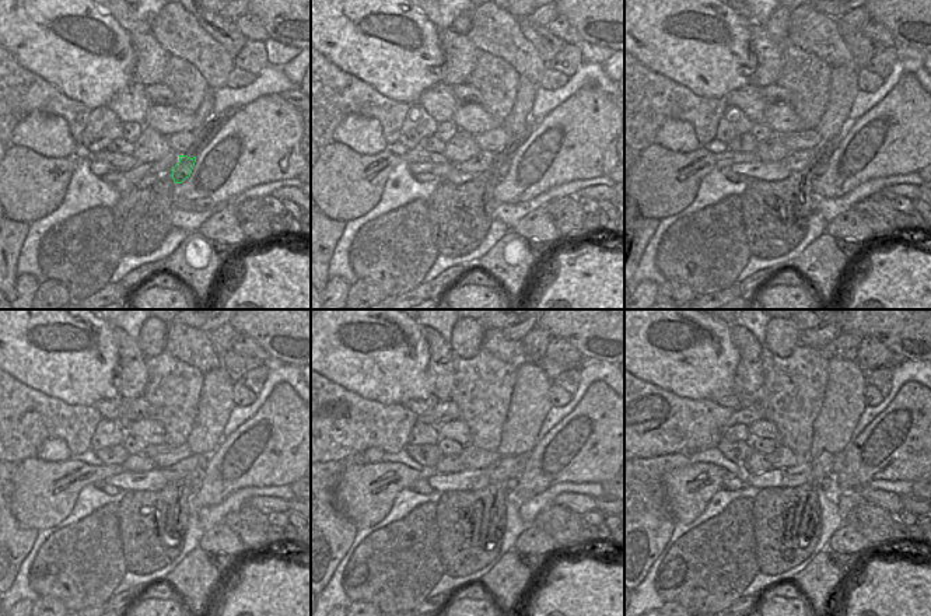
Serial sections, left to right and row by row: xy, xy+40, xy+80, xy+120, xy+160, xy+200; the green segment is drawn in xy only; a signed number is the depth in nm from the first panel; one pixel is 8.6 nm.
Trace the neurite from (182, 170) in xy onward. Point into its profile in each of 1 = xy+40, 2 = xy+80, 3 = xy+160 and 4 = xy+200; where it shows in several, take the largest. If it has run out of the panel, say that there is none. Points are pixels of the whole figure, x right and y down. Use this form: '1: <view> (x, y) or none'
1: xy+40 (501, 165)
2: xy+80 (818, 165)
3: xy+160 (510, 485)
4: xy+200 (826, 485)

